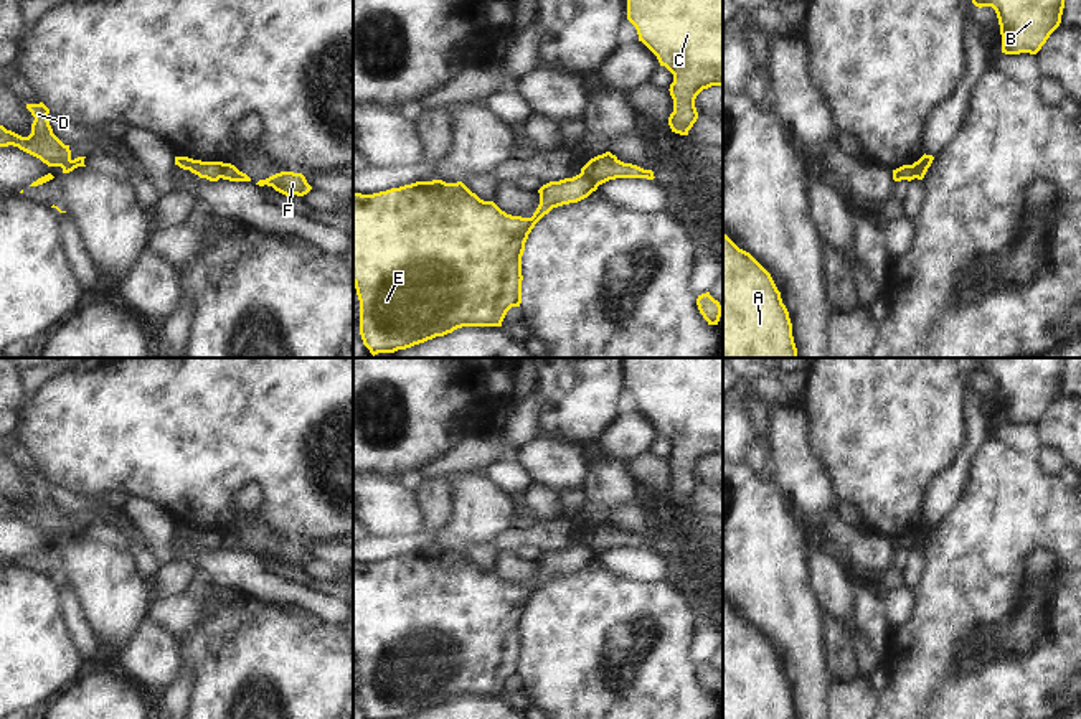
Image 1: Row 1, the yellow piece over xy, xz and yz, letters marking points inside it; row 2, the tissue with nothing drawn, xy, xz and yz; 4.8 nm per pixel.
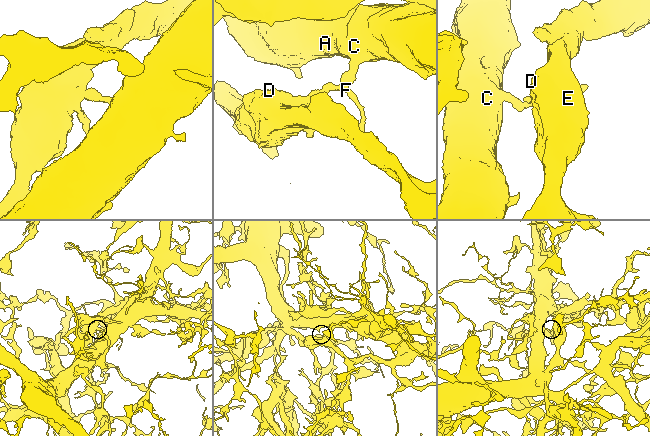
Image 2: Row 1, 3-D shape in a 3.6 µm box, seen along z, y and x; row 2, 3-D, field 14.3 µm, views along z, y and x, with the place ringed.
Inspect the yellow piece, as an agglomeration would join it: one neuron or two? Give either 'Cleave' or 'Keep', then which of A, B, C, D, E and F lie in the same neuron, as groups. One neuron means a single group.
Cleave. Groups: A C F / B D E.

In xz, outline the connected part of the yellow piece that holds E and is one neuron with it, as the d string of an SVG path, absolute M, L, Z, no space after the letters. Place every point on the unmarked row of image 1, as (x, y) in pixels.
M576 544L543 554L531 587L512 585L484 571L462 551L416 551L386 561L353 562L353 653L360 670L360 704L368 719L406 719L462 696L502 696L507 681L522 673L522 625L535 594L553 577L588 567L597 554Z

